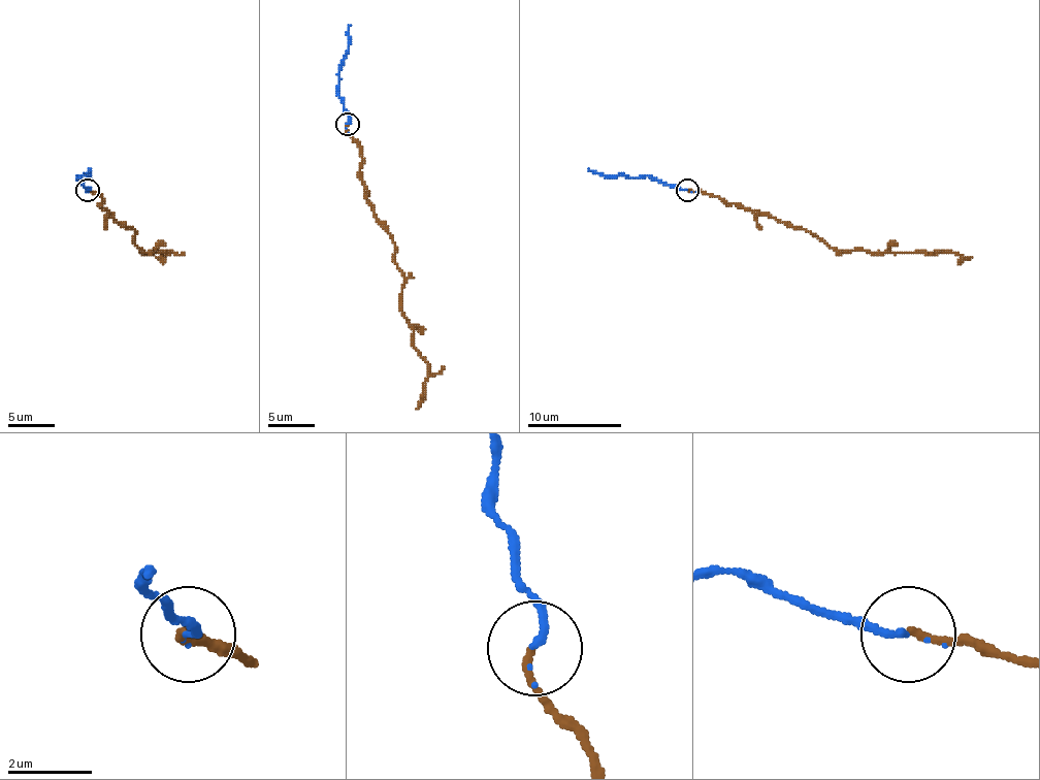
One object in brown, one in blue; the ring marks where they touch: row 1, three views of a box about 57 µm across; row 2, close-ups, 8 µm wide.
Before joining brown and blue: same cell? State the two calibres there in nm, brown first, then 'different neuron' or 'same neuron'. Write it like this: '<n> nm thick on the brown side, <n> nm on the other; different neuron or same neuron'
170 nm thick on the brown side, 170 nm on the other; same neuron

